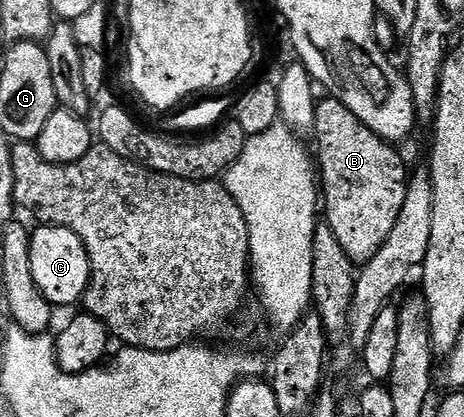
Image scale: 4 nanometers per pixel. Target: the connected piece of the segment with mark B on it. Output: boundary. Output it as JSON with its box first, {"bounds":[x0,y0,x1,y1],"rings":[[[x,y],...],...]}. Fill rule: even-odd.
{"bounds":[316,96,409,243],"rings":[[[324,96],[316,103],[316,150],[318,174],[322,179],[322,210],[328,214],[348,214],[335,219],[338,240],[347,243],[348,230],[356,230],[364,214],[380,214],[381,227],[387,228],[398,220],[406,200],[409,167],[404,166],[397,147],[379,138],[366,128],[338,99]]]}

